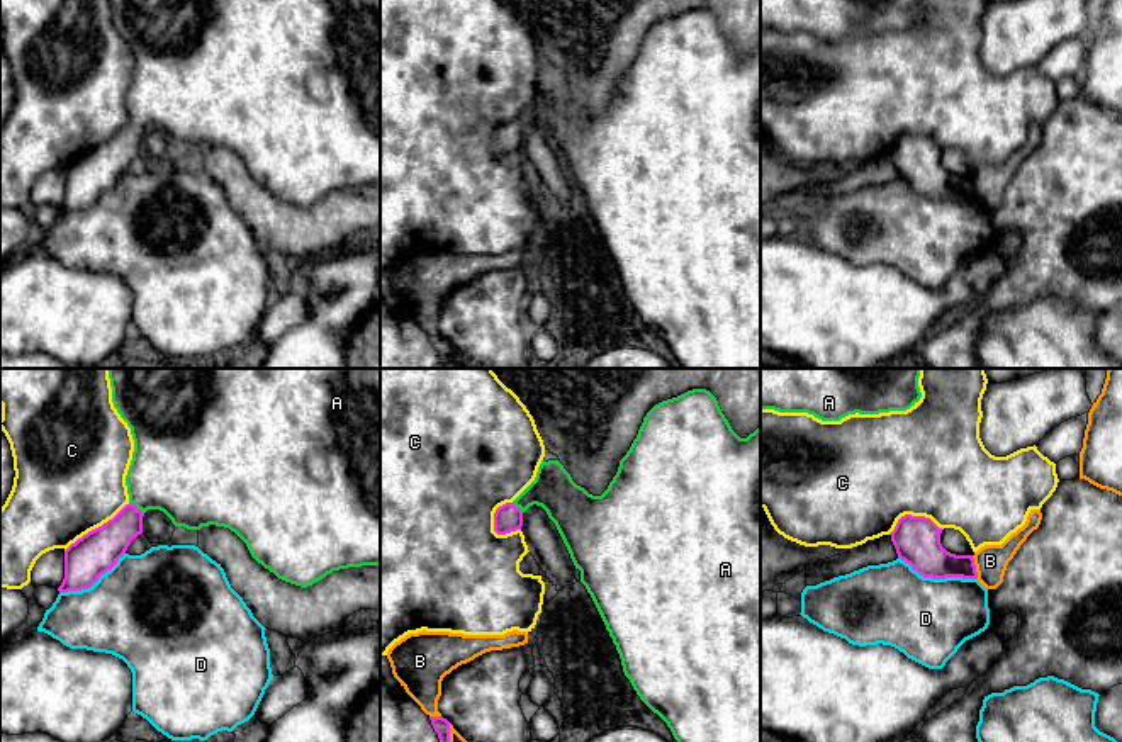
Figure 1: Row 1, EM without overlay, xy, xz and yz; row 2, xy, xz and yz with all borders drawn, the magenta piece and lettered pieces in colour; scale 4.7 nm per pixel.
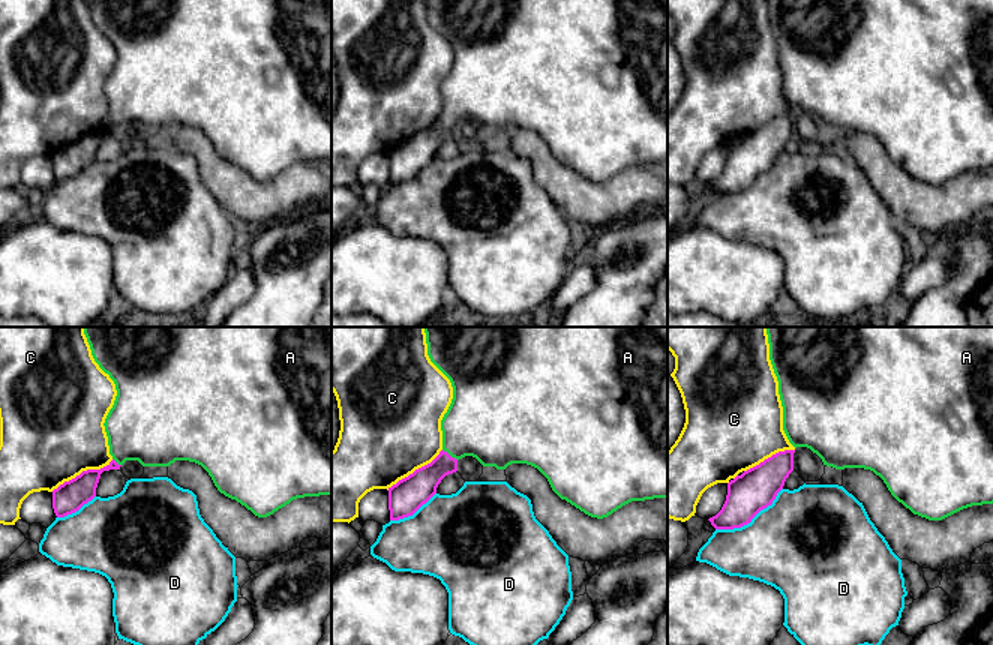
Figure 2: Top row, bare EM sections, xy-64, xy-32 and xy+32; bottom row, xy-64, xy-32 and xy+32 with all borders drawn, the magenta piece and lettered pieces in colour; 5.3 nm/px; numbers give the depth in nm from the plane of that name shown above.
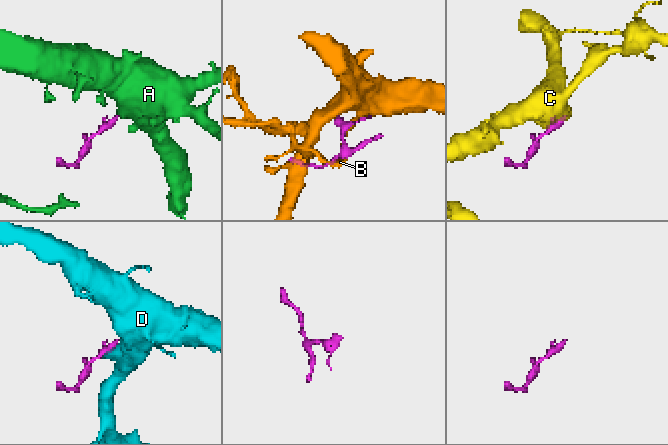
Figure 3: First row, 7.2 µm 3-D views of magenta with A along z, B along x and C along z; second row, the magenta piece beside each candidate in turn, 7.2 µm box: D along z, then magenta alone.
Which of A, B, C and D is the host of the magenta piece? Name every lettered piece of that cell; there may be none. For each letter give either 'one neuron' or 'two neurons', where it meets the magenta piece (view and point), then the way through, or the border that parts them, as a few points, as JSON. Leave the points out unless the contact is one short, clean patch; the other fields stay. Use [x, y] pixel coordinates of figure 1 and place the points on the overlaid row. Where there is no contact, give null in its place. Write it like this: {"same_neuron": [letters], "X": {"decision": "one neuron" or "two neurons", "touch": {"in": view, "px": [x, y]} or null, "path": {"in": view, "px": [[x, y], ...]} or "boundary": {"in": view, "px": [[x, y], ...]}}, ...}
{"same_neuron": ["A"], "A": {"decision": "one neuron", "touch": {"in": "xy", "px": [134, 506]}, "path": {"in": "xy", "px": [[102, 547], [129, 520], [134, 506], [172, 469]]}}, "B": {"decision": "two neurons", "touch": {"in": "yz", "px": [975, 567]}}, "C": {"decision": "two neurons", "touch": {"in": "xy", "px": [99, 527]}}, "D": {"decision": "two neurons", "touch": {"in": "yz", "px": [937, 578]}}}

